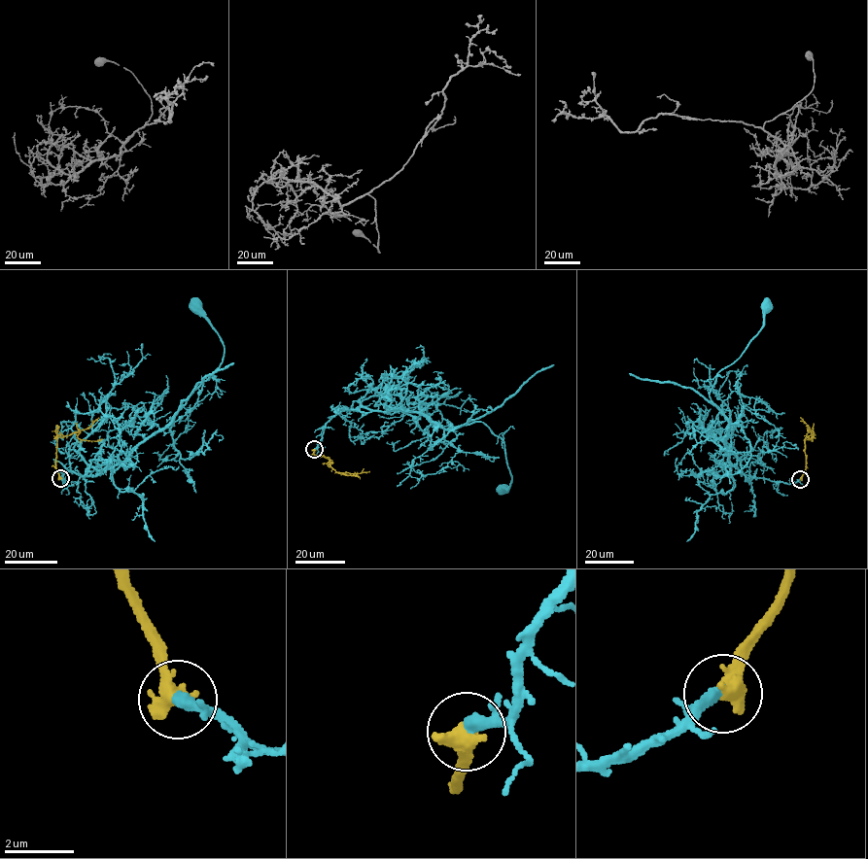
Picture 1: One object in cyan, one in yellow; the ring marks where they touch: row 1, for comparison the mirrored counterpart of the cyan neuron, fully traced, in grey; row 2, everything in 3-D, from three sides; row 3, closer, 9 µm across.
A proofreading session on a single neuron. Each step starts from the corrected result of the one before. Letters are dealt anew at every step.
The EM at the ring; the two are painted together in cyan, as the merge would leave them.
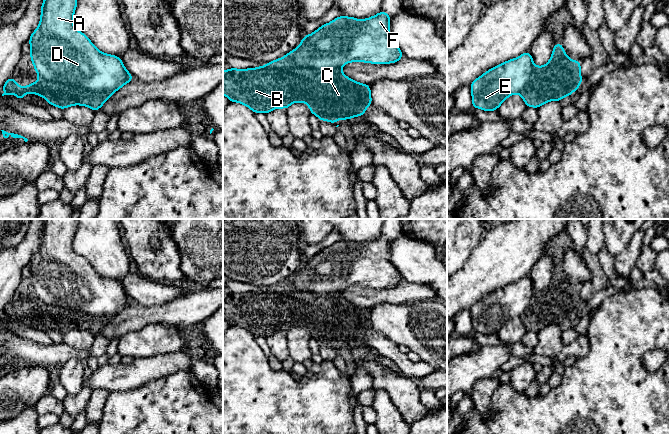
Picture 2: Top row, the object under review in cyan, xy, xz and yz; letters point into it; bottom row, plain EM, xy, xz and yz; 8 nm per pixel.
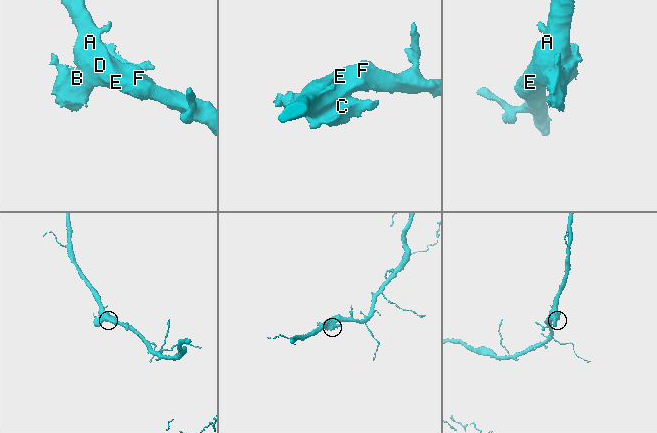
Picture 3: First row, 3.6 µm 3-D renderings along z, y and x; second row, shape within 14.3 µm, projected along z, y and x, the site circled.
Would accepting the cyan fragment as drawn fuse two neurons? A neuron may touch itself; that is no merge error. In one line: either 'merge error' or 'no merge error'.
no merge error

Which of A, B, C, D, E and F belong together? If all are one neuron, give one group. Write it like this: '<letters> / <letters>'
A B C D E F

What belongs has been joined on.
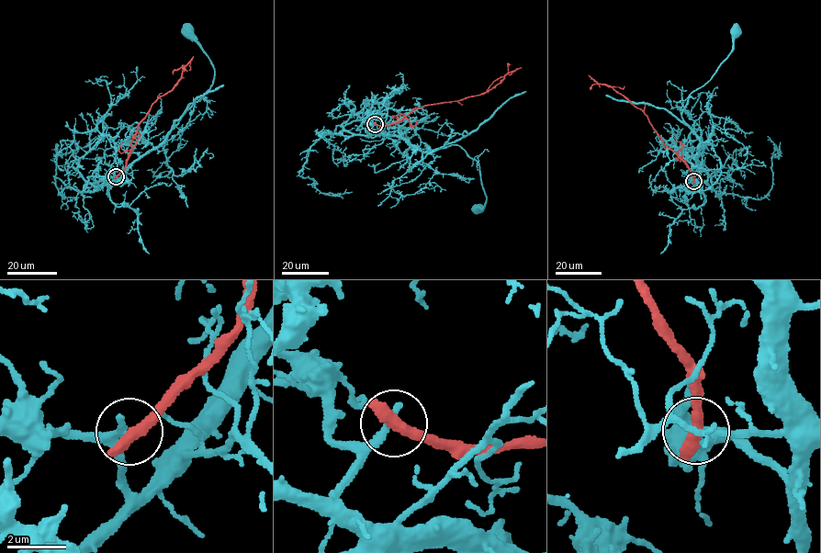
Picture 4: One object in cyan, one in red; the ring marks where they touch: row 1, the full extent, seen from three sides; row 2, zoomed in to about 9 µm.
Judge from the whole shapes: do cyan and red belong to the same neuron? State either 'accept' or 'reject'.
reject

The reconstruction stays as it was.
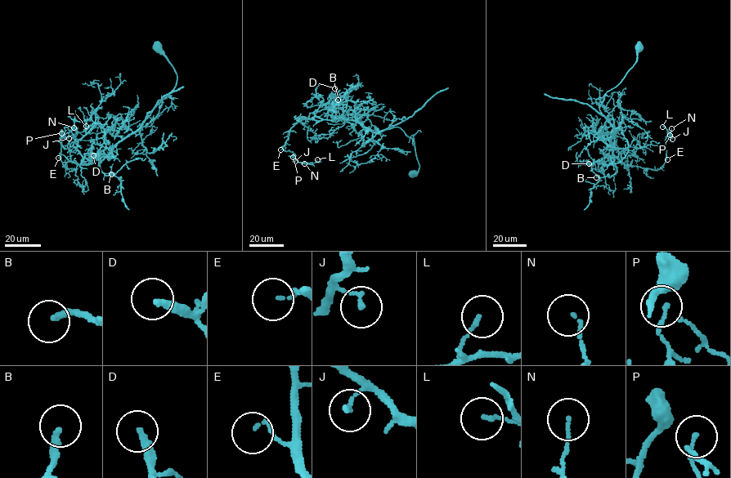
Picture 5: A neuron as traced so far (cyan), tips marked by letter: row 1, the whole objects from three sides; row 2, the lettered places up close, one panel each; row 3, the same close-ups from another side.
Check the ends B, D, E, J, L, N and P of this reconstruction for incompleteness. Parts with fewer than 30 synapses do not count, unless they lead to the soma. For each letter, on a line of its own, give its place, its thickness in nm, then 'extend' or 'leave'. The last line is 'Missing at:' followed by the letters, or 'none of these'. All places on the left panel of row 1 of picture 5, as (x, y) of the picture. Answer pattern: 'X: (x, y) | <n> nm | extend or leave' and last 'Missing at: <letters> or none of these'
B: (111, 174) | 240 nm | extend
D: (93, 155) | 240 nm | extend
E: (58, 158) | 100 nm | leave
J: (69, 138) | 140 nm | leave
L: (86, 126) | 130 nm | leave
N: (73, 127) | 110 nm | leave
P: (61, 133) | 90 nm | leave
Missing at: B, D

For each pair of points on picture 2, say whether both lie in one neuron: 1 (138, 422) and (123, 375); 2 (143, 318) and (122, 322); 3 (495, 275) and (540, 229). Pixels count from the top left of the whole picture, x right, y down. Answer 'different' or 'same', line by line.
1: different
2: same
3: same

